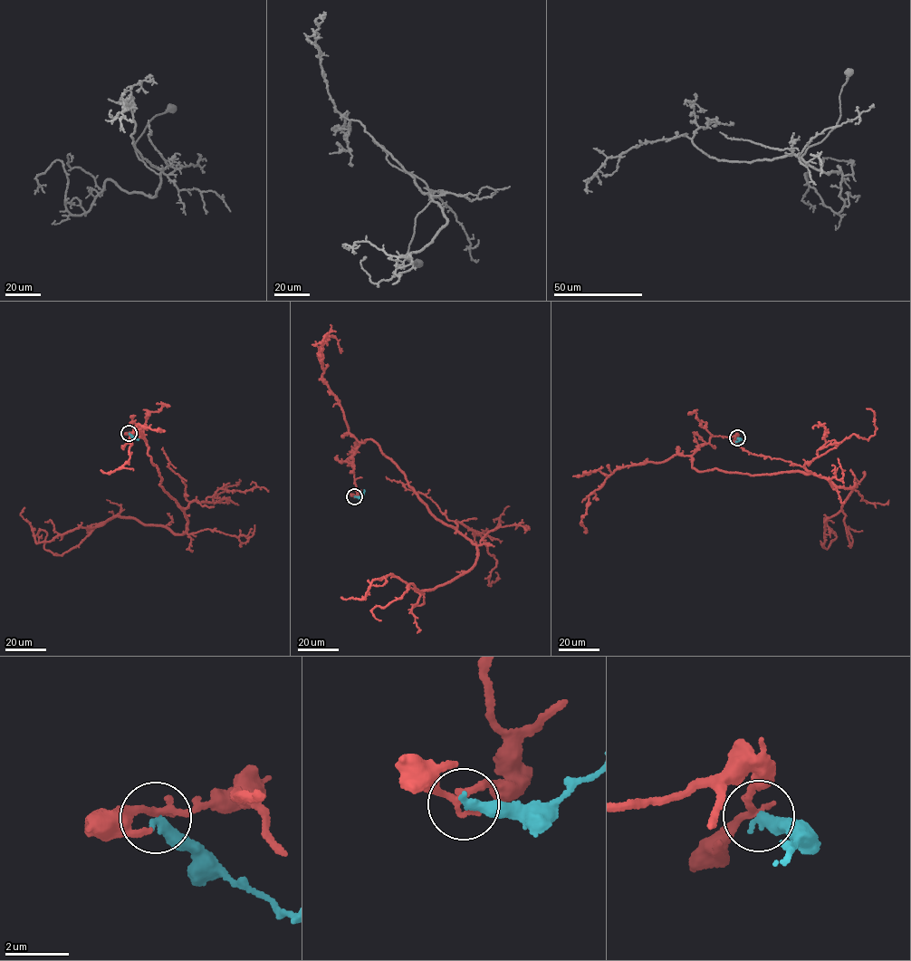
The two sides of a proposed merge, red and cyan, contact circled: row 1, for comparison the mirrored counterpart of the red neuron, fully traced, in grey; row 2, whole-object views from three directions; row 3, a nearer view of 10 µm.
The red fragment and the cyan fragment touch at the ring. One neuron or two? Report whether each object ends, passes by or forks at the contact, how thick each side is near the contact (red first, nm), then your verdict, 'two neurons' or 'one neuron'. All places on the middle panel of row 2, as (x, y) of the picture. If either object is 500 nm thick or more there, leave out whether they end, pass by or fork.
red passes by; cyan ends there; 220 nm thick on the red side, 340 nm on the other; two neurons

